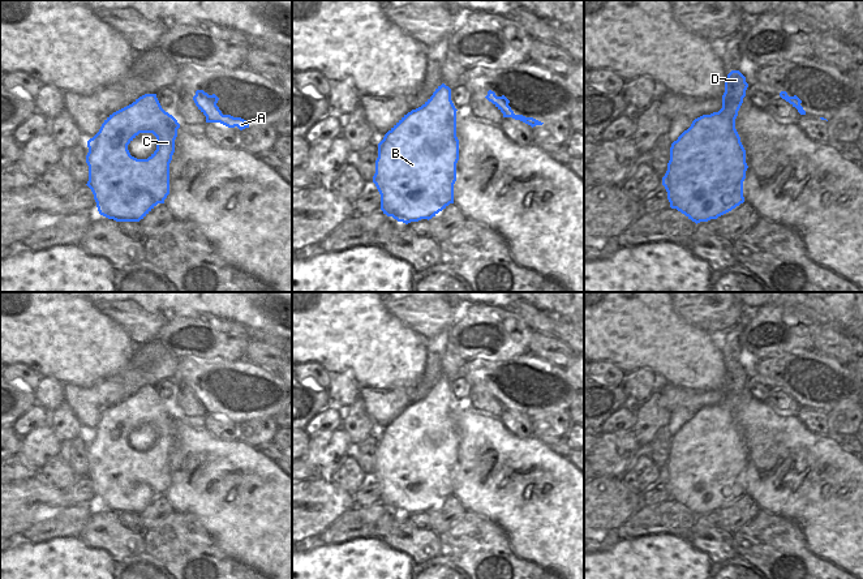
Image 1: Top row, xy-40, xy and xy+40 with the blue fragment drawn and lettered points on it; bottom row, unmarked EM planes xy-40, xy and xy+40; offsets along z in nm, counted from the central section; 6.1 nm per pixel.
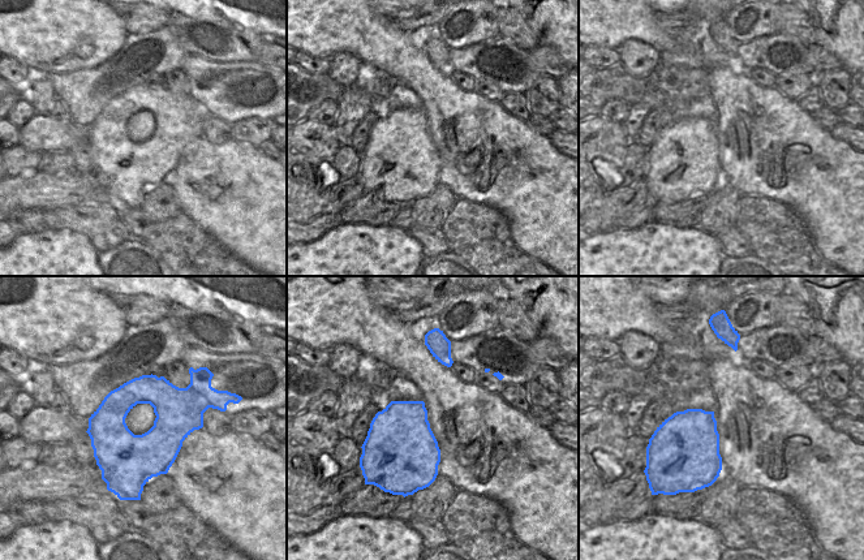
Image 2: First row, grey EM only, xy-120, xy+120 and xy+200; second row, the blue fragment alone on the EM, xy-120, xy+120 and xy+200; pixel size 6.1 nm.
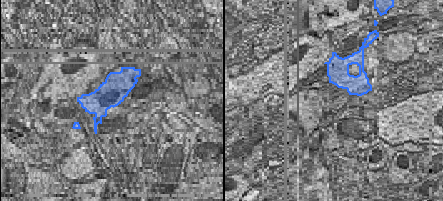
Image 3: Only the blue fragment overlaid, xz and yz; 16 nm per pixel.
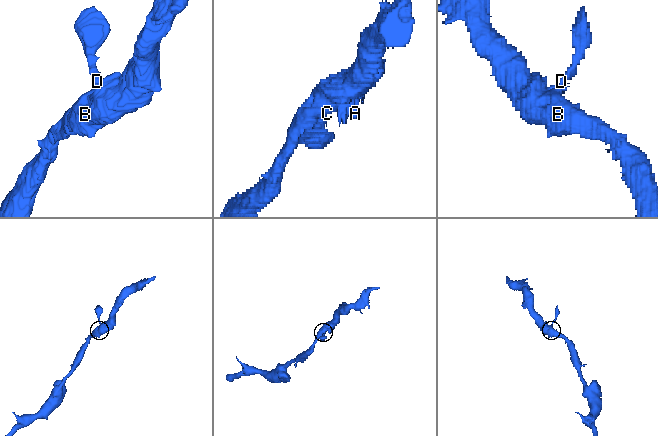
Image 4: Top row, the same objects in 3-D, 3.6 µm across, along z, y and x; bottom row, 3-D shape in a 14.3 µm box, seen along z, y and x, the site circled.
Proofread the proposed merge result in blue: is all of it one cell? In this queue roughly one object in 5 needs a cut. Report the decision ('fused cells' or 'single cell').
single cell

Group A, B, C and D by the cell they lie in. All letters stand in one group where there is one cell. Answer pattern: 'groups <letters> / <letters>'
groups A B C D

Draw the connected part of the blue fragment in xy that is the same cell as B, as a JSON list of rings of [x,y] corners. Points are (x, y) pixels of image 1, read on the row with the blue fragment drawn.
[[[442,83],[421,107],[404,115],[378,143],[373,183],[381,194],[383,214],[408,224],[429,220],[454,203],[459,160],[456,111],[451,89]]]

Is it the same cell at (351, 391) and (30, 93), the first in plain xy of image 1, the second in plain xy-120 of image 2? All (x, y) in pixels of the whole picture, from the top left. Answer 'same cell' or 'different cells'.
same cell

